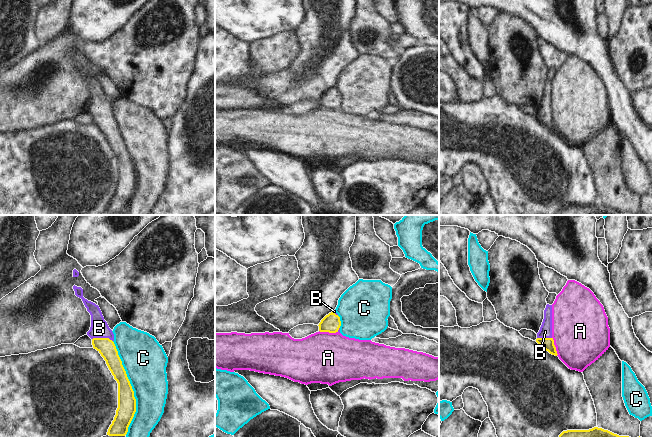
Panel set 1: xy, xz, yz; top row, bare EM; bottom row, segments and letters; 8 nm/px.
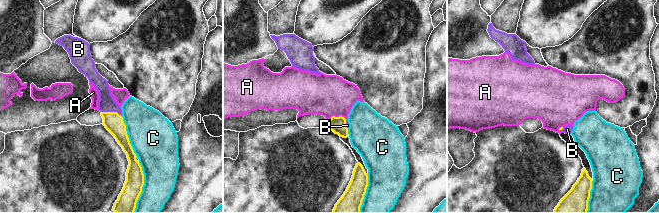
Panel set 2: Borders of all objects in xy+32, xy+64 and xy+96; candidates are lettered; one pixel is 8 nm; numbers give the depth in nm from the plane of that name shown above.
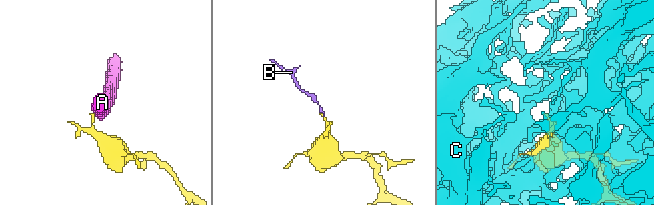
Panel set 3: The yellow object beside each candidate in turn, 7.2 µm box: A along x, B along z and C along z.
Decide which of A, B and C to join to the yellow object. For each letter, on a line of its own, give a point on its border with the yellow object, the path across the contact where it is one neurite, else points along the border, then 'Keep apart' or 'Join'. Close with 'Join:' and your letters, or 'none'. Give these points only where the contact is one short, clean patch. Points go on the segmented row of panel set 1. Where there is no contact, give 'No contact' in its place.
A: Touches yellow at xz (328, 331). Boundary: xz (319, 330), (337, 332). Keep apart
B: Touches yellow at xy (102, 338). Path across: xy (106, 347), (102, 338), (99, 328). Join
C: Touches yellow at xy (131, 388). Keep apart
Join: B

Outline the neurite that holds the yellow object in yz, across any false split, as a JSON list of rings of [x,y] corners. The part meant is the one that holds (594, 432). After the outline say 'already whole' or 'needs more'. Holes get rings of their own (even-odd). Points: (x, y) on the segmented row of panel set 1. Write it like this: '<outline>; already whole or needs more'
[[[594,427],[589,430],[567,430],[563,431],[559,437],[629,437],[629,436],[619,436],[608,430],[602,428]]]; already whole

